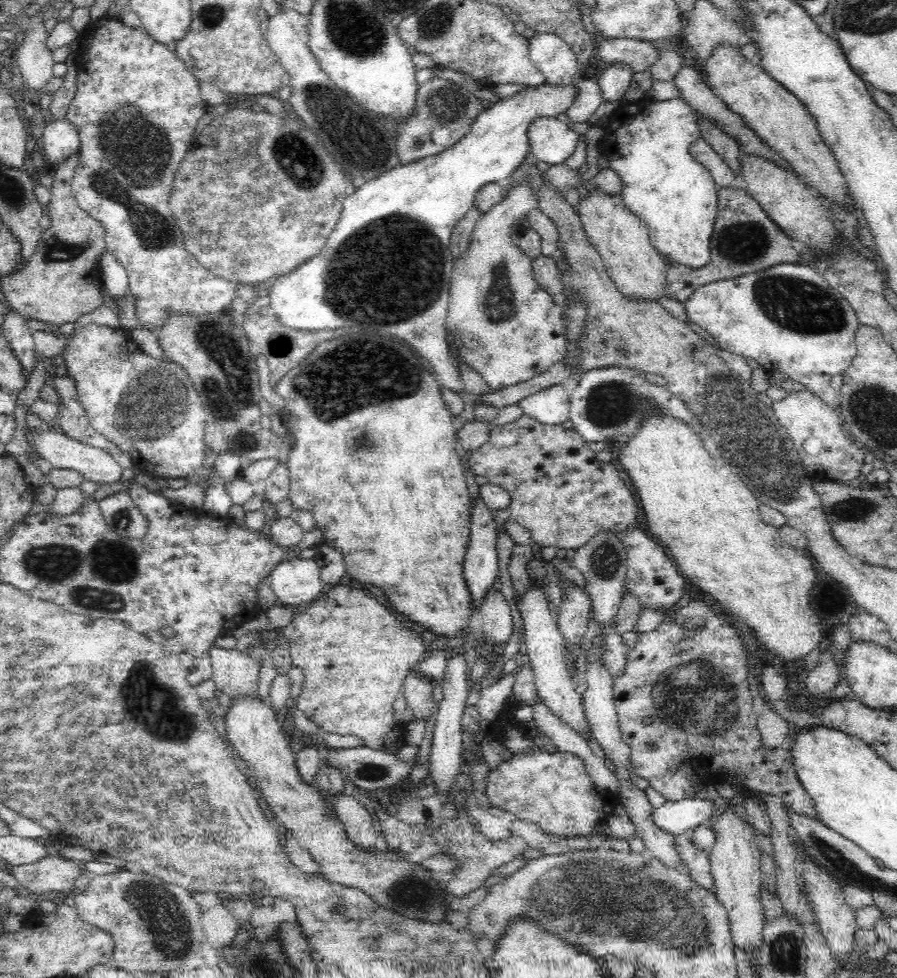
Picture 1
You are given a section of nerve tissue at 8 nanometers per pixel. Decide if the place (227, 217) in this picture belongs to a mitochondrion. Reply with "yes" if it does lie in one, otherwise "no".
yes

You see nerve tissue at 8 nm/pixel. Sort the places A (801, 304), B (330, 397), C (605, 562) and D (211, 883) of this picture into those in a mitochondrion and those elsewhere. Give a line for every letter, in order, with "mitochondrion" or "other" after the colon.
A: mitochondrion
B: mitochondrion
C: mitochondrion
D: other

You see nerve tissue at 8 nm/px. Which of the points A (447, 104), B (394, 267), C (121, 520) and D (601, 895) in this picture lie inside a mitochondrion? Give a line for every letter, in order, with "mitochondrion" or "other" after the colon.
A: mitochondrion
B: mitochondrion
C: mitochondrion
D: mitochondrion

